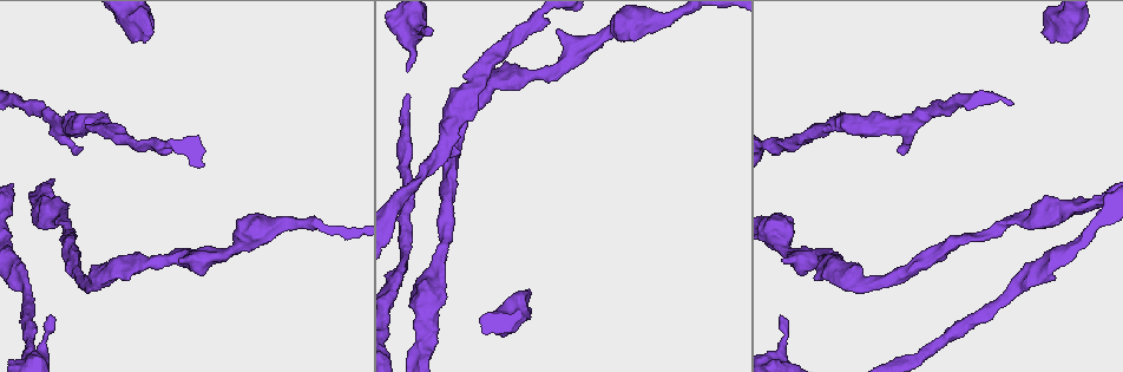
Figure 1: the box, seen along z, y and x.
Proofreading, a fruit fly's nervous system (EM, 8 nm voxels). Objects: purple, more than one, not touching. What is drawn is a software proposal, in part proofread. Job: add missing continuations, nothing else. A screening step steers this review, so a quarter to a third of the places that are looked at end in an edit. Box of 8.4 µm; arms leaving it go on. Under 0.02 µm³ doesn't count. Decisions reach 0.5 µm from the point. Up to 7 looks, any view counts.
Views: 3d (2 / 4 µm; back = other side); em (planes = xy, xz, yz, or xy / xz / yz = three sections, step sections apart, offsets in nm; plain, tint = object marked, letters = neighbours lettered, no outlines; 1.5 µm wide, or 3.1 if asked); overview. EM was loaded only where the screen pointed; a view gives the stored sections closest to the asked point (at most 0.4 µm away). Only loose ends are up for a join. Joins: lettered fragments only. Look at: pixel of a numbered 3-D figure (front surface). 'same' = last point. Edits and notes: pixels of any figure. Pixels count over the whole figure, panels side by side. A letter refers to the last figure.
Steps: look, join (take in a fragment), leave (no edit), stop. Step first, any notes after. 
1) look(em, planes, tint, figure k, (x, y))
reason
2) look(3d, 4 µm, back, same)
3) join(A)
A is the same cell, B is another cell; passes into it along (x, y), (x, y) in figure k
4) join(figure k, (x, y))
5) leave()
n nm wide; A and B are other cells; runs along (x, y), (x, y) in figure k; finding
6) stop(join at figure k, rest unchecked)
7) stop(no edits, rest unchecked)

look(em, planes, plain, figure 1, (780, 317))
branch stops here

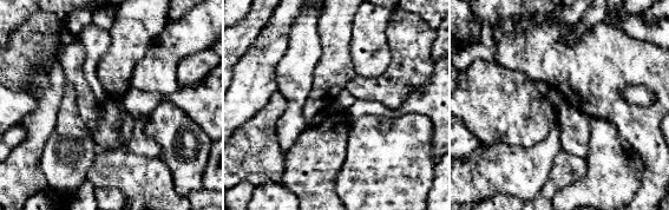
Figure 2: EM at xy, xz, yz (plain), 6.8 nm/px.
look(em, planes, letters, same)

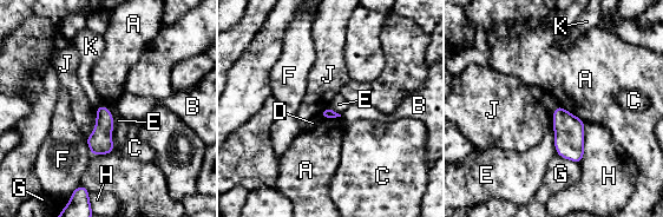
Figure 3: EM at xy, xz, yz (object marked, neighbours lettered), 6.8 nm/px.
leave()
A, B, C, D, E, F, G, H, J and K are other cells; border along (102, 105), (112, 117), (113, 151) in figure 3; no lettered fragment goes on from it

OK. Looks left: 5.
look(em, planes, tint, figure 1, (902, 149))
free end

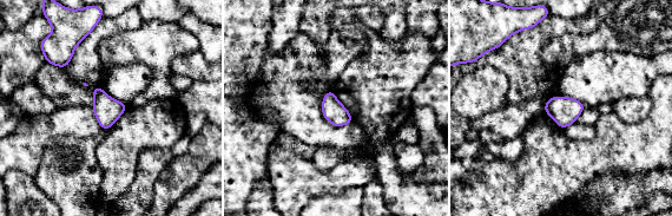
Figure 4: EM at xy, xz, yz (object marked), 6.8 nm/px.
look(em, planes, letters, same)

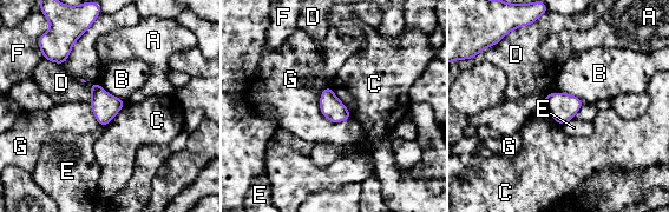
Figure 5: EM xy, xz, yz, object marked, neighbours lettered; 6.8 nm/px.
leave()
150 nm wide; A, B, C, D, E, F and G are other cells; border along (328, 85), (351, 118) in figure 5; none of them fits

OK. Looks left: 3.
look(em, planes, letters, figure 1, (1041, 32))
thick end

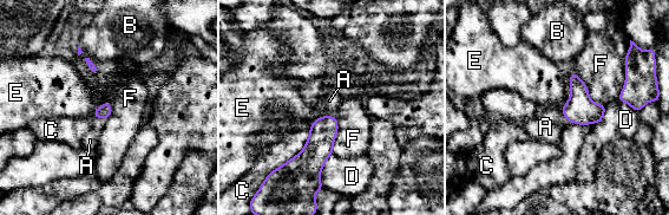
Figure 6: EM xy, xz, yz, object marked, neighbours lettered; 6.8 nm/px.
join(figure 6, (90, 139))
A is the same cell, B, C, D, E and F are other cells; passes into it along (104, 111), (99, 117), (90, 139) in figure 6; the neuron continues

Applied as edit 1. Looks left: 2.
stop(join at figure 6, rest unchecked)

